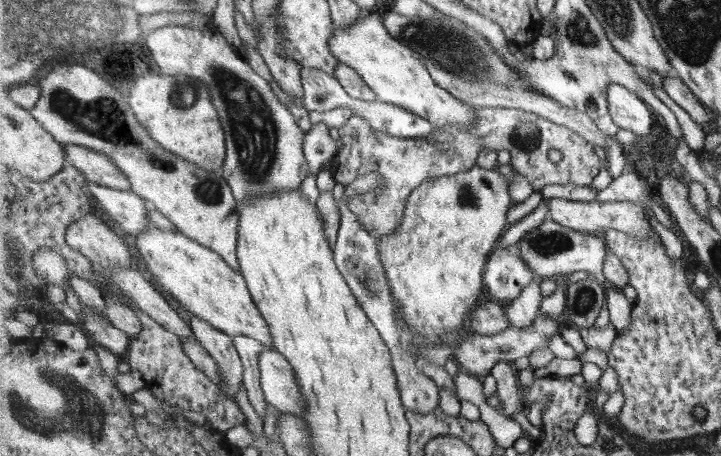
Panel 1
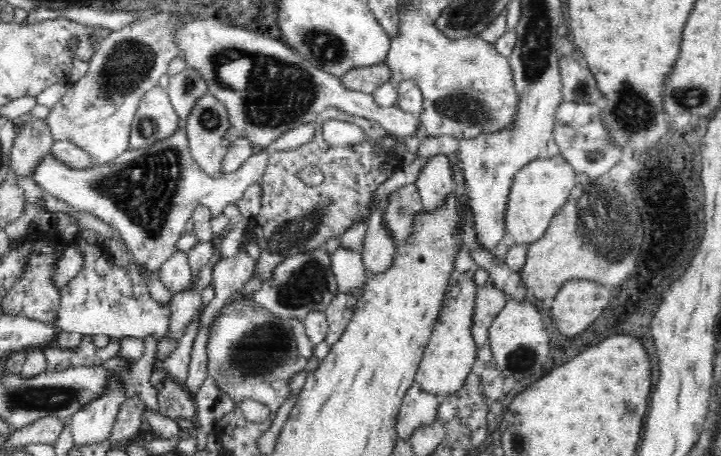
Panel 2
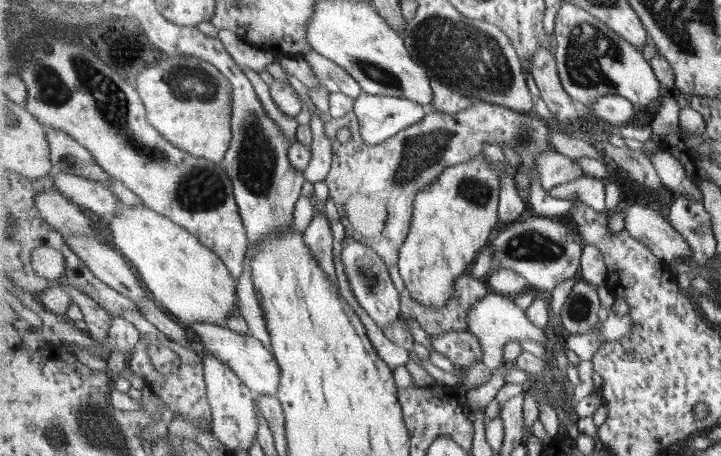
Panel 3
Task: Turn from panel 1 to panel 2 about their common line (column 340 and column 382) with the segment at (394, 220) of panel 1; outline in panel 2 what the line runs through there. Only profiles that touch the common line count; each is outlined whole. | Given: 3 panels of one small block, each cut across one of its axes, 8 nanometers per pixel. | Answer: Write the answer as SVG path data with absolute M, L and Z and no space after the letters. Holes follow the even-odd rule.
M335 109L323 111L313 123L314 136L310 142L269 154L267 170L260 181L261 210L250 221L247 231L256 238L259 246L260 256L256 258L254 277L262 283L272 276L274 267L287 256L325 244L332 235L342 234L352 221L361 219L362 213L372 214L374 210L369 210L372 192L402 167L396 163L398 160L403 162L401 157L391 156L383 147L372 147L372 140L382 140L388 134L377 123ZM328 120L358 126L367 140L351 145L330 145L322 132ZM306 166L319 168L324 173L324 182L319 186L302 182L298 174Z

